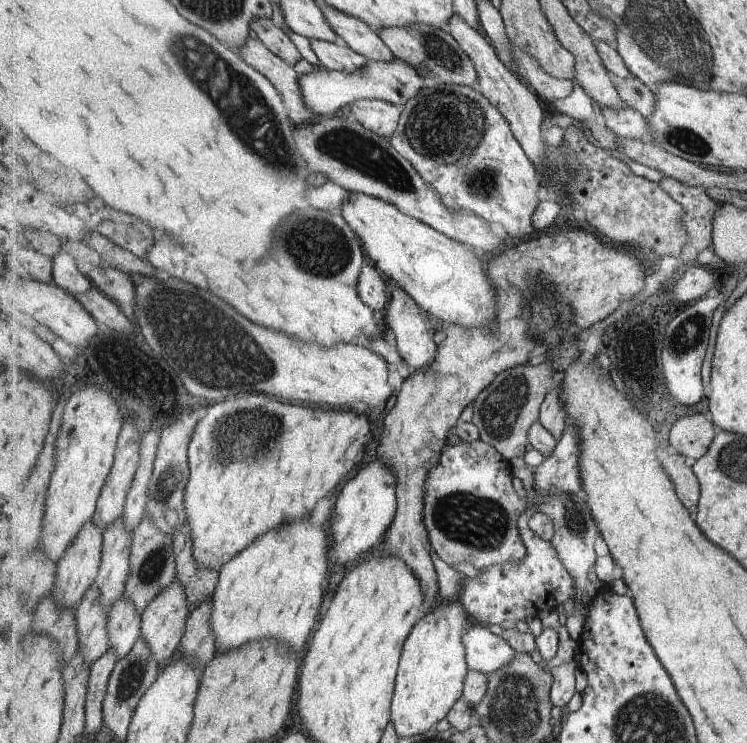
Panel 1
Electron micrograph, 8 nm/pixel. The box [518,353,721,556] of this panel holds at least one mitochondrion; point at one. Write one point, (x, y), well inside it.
(573, 518)

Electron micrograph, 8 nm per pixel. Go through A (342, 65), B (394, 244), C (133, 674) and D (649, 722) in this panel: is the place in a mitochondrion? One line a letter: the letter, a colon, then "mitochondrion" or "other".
A: other
B: other
C: mitochondrion
D: mitochondrion

